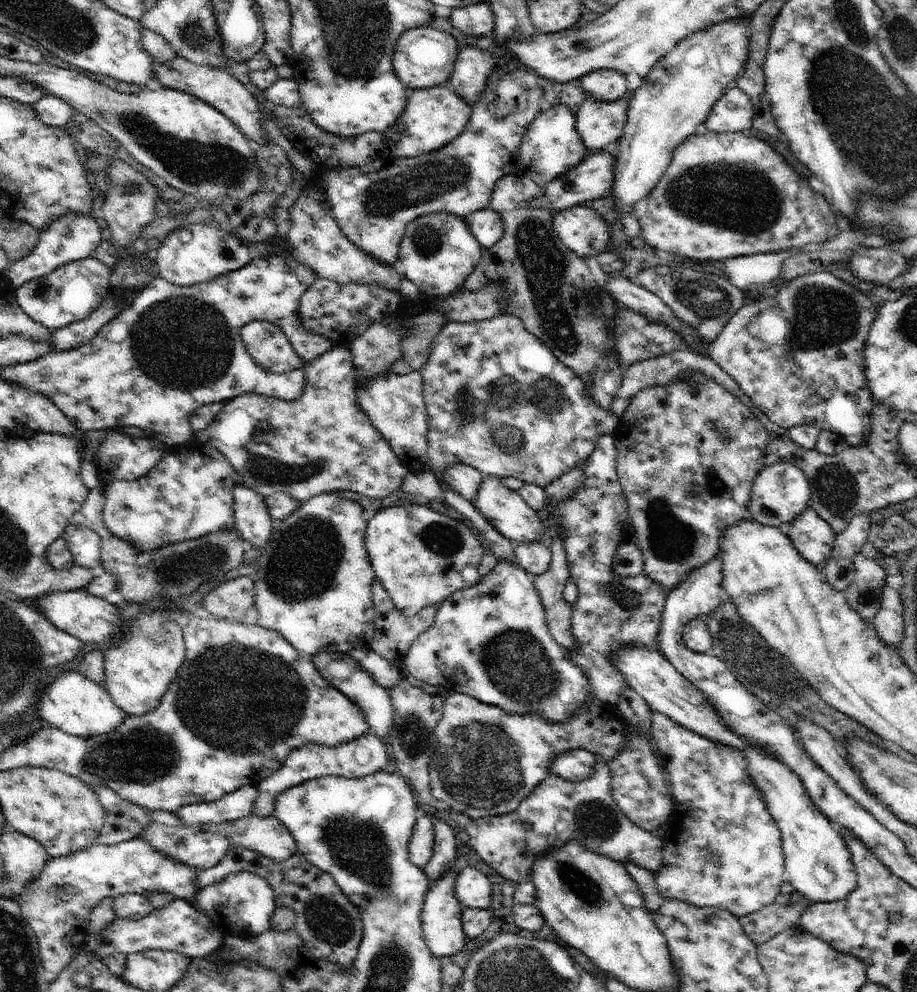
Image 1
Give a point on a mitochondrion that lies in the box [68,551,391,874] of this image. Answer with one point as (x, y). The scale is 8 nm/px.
(144, 753)

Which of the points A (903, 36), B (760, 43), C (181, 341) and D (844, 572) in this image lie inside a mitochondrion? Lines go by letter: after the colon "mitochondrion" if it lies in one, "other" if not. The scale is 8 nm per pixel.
A: mitochondrion
B: other
C: mitochondrion
D: other

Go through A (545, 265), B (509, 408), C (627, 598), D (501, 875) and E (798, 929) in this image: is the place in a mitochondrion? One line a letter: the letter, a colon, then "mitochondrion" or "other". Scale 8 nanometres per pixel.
A: mitochondrion
B: mitochondrion
C: mitochondrion
D: other
E: other

